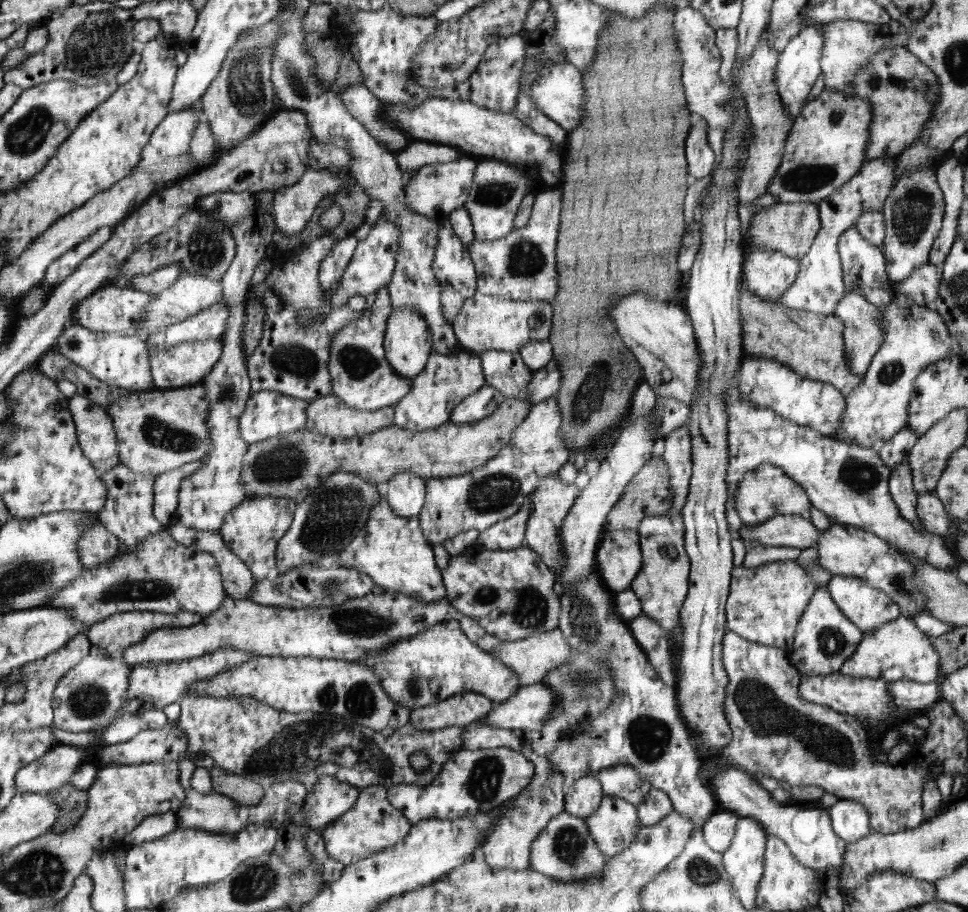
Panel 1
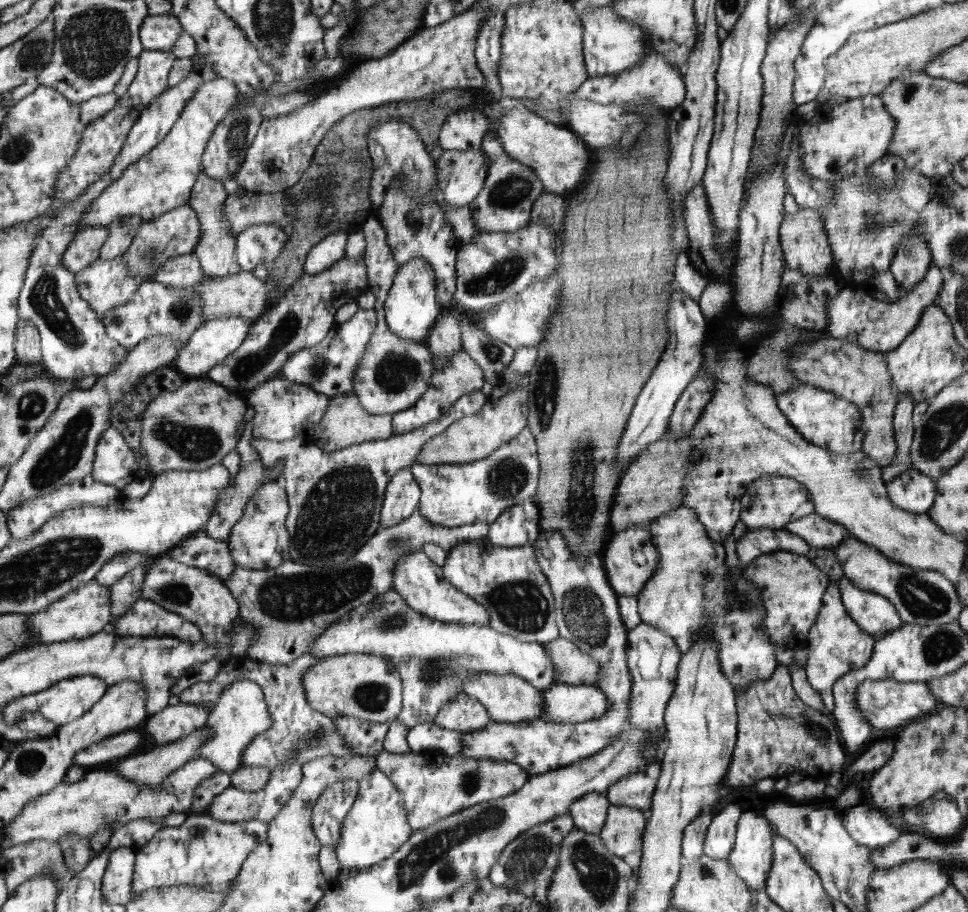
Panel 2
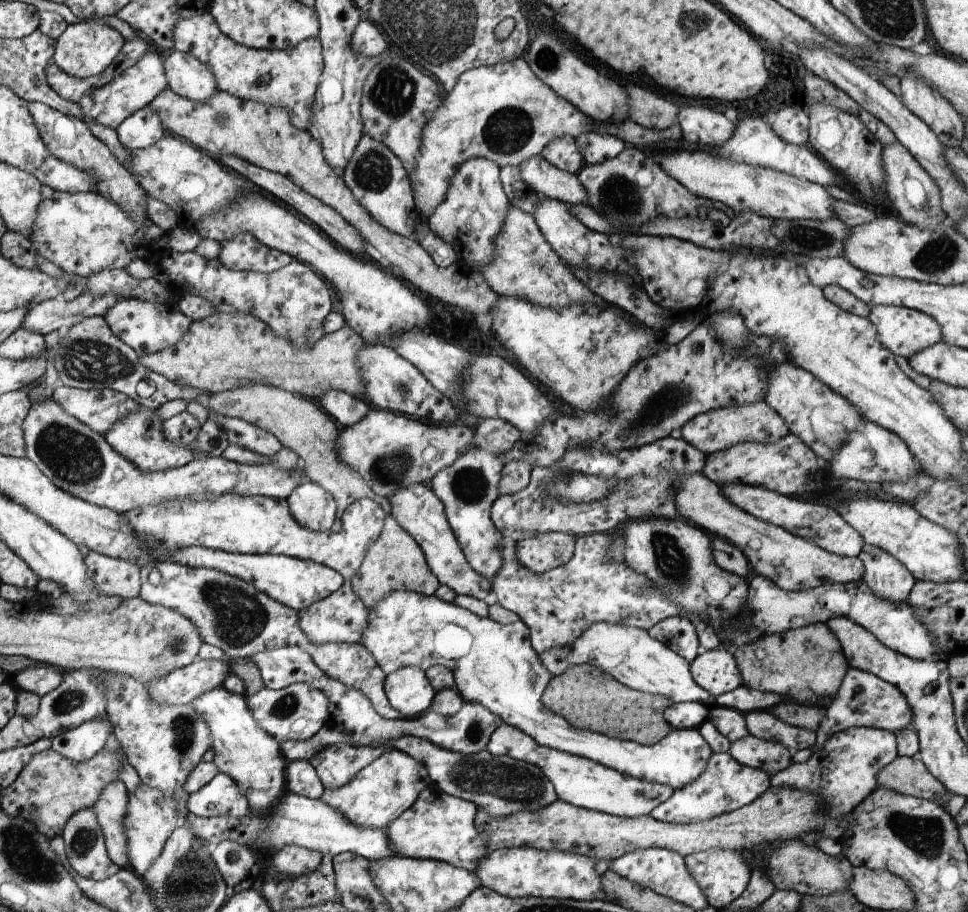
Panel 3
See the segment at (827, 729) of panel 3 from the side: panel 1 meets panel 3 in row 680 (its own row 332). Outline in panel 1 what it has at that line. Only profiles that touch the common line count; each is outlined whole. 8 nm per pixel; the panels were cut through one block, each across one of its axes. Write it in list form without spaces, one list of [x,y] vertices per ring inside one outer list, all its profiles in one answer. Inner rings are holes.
[[[845,293],[839,298],[839,303],[833,310],[837,319],[843,323],[842,340],[845,345],[845,364],[849,368],[849,374],[863,376],[871,358],[877,353],[881,346],[881,324],[879,324],[879,312],[877,307],[866,302],[863,297],[857,293]]]

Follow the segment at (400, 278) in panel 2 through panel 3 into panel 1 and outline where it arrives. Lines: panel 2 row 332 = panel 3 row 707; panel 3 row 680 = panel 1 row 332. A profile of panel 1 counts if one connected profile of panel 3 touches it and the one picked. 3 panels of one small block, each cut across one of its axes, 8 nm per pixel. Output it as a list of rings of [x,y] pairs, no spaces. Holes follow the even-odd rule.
[[[392,308],[384,332],[384,356],[397,376],[412,380],[425,368],[431,356],[432,346],[428,337],[428,324],[419,312],[411,308]]]

